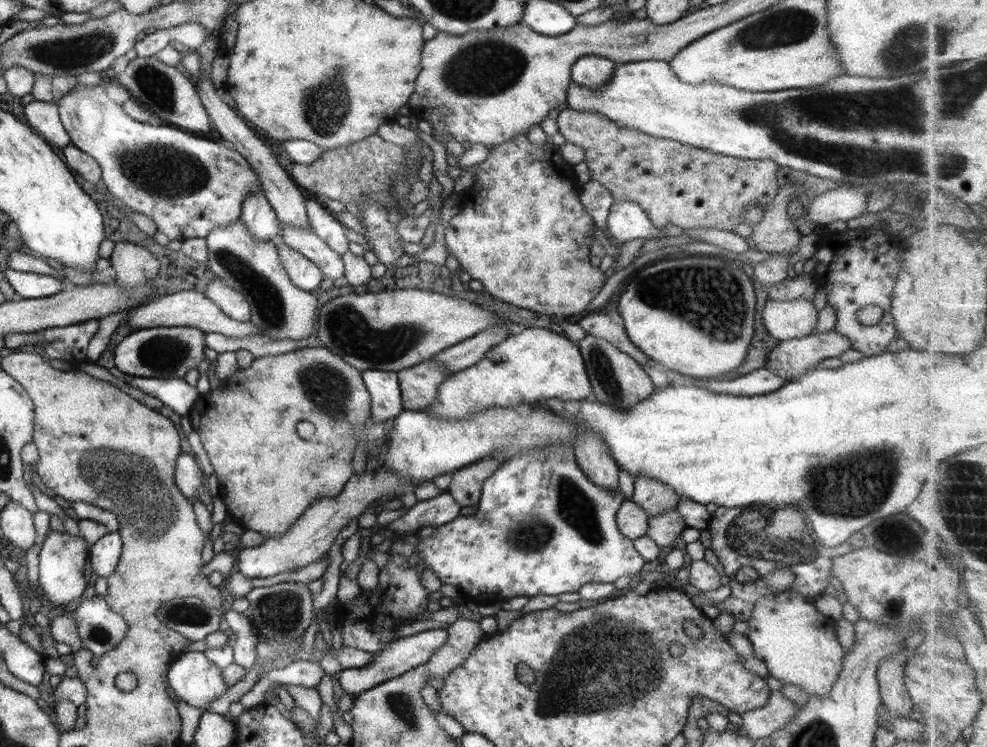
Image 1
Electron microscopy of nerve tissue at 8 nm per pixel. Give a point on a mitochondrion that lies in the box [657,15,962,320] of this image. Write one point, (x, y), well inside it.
(900, 55)

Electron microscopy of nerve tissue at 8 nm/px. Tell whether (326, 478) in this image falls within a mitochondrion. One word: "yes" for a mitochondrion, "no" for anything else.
no

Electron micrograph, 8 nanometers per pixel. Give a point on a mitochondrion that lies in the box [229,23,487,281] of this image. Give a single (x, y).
(326, 111)

